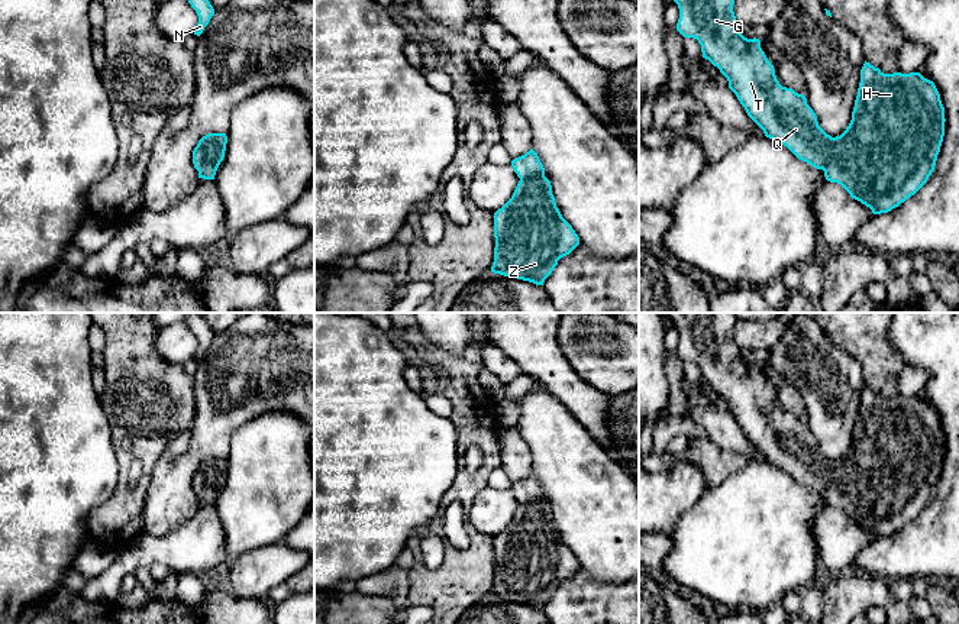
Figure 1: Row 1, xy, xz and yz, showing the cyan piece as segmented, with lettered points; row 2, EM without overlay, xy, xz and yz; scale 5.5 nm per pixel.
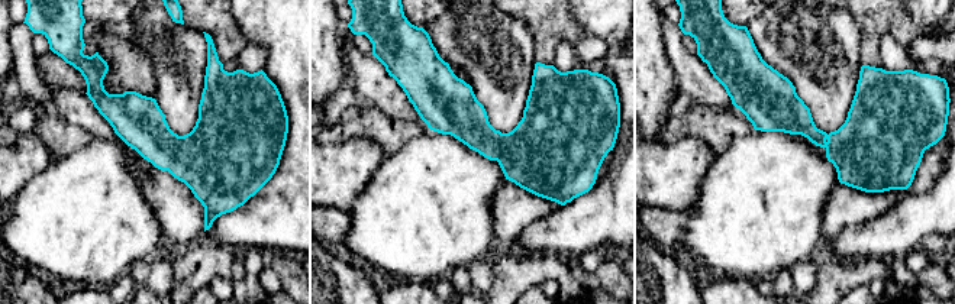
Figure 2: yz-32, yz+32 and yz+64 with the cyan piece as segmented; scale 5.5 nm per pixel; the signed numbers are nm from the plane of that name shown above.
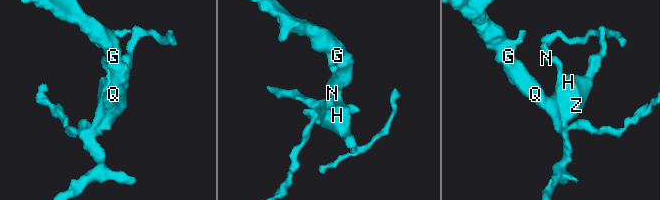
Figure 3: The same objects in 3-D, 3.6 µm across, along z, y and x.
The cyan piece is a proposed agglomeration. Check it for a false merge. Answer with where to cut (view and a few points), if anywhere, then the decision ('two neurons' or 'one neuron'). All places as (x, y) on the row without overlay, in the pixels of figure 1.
no cut | one neuron

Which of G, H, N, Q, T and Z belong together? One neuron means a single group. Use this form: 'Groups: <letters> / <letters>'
Groups: G H N Q T Z

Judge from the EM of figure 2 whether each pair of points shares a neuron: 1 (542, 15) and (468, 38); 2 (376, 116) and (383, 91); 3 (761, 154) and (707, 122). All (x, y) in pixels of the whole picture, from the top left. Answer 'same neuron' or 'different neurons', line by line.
1: different neurons
2: different neurons
3: different neurons

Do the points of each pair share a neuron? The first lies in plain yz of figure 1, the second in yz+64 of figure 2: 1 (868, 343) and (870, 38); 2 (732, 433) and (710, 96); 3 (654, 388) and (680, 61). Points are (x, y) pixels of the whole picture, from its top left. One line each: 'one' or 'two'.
1: one
2: one
3: two

